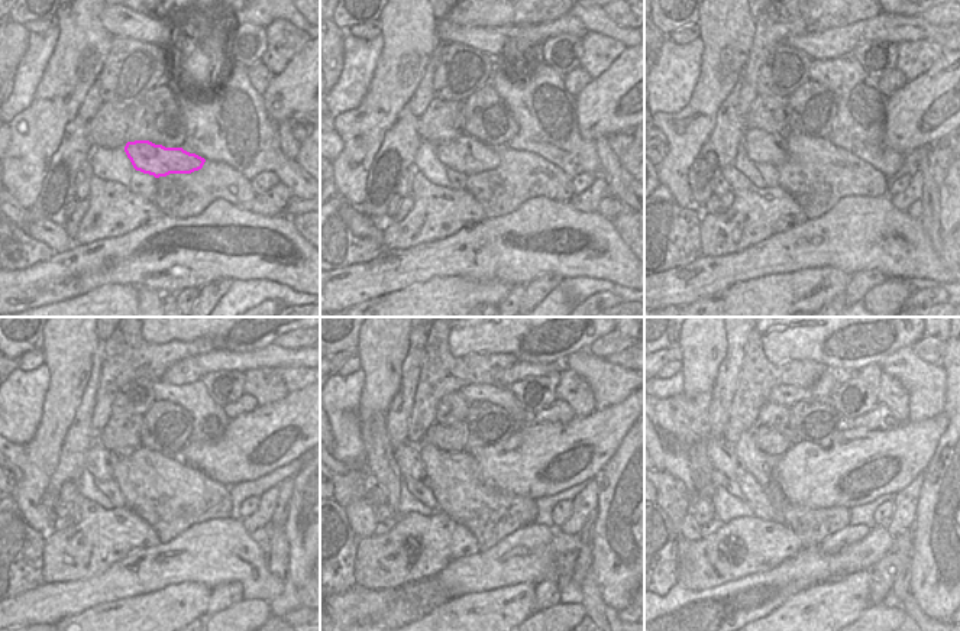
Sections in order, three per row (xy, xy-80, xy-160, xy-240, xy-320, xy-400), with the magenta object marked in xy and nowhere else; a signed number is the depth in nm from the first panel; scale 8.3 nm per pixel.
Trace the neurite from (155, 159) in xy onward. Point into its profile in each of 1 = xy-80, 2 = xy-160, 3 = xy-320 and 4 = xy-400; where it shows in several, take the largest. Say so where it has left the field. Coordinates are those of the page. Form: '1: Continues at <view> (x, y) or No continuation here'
1: Continues at xy-80 (465, 154)
2: Continues at xy-160 (762, 148)
3: Continues at xy-320 (407, 456)
4: Continues at xy-400 (721, 453)

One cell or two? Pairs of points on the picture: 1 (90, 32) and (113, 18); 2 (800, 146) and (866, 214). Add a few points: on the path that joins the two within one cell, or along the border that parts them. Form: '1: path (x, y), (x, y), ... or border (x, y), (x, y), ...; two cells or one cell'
1: border (99, 15), (103, 26), (113, 36); two cells
2: border (882, 194), (843, 196), (820, 216); two cells

